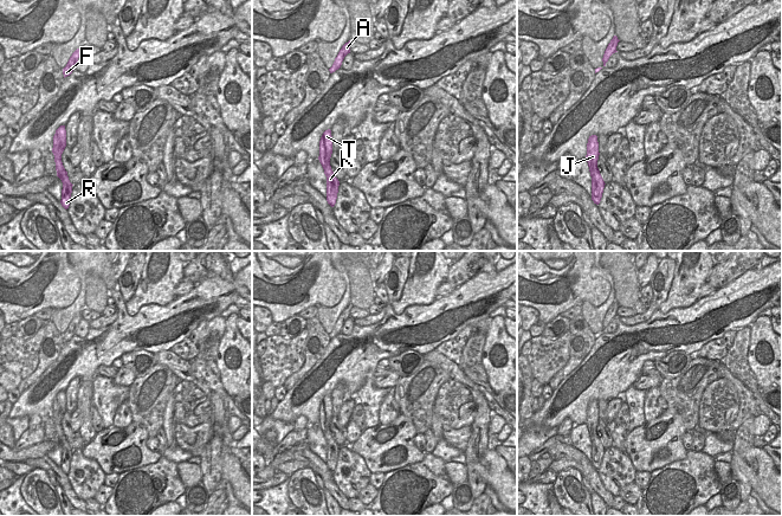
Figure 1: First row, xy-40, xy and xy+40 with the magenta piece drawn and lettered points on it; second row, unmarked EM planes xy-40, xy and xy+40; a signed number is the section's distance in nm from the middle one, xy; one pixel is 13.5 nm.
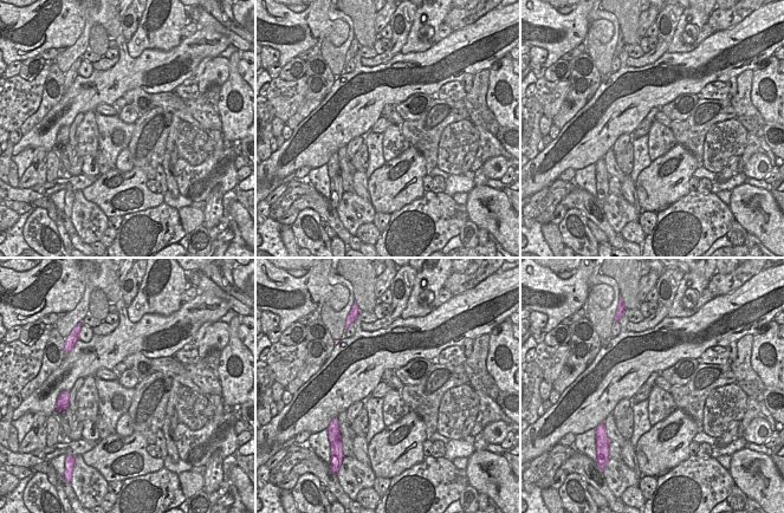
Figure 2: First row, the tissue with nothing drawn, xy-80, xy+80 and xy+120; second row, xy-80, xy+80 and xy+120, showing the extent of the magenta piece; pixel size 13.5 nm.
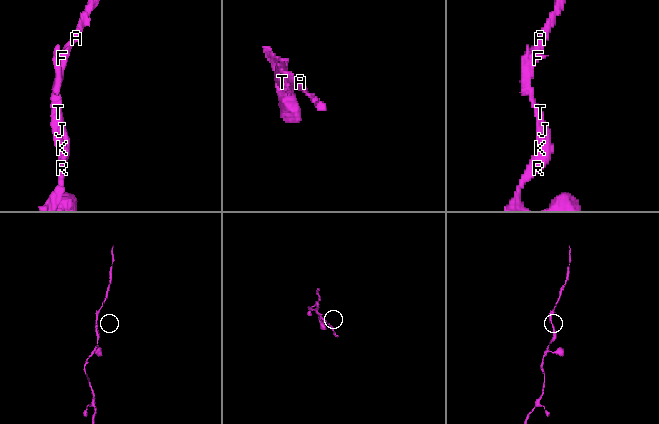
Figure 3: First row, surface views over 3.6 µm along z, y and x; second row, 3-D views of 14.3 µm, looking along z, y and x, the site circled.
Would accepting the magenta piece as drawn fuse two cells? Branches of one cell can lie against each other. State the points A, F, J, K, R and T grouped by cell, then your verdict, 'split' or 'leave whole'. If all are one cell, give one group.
A F J K R T; leave whole

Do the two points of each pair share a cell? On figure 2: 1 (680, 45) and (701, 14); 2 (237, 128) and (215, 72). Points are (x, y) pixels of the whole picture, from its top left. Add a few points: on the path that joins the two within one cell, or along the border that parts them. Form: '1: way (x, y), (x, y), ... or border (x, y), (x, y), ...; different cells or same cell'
1: way (679, 34), (685, 17), (688, 13), (691, 14); same cell
2: border (229, 59), (229, 75), (221, 86); different cells

